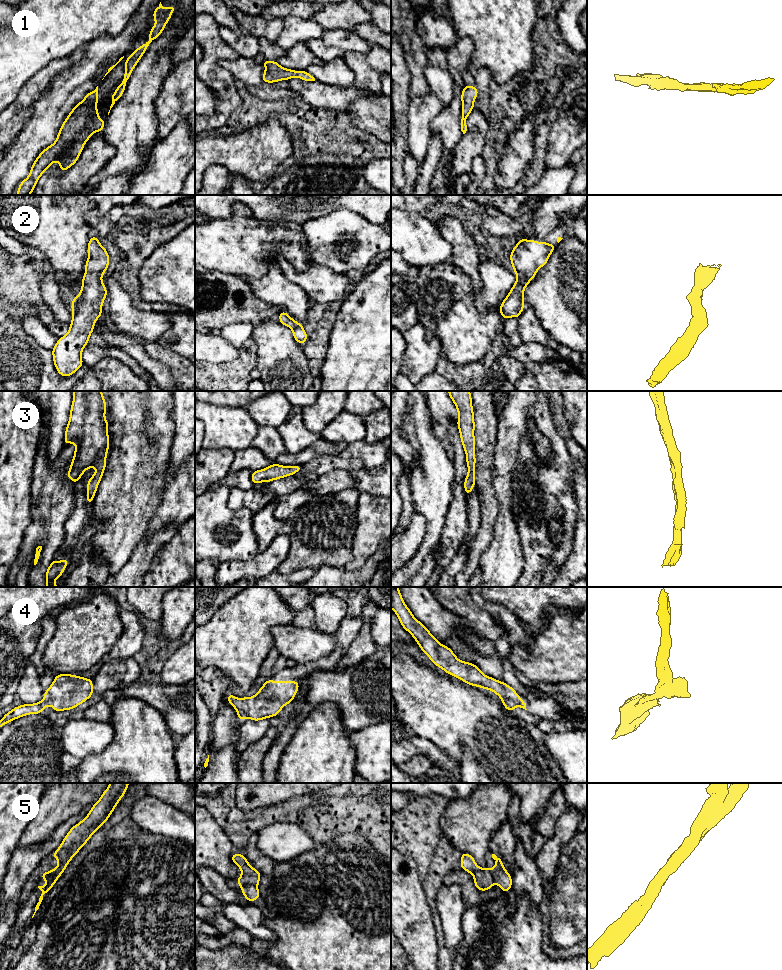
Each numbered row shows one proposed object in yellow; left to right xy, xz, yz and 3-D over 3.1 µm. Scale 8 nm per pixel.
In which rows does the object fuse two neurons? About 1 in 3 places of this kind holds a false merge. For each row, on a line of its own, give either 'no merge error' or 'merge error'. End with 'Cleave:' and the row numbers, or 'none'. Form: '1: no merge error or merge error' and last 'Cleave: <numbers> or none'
1: no merge error
2: no merge error
3: no merge error
4: no merge error
5: merge error
Cleave: 5

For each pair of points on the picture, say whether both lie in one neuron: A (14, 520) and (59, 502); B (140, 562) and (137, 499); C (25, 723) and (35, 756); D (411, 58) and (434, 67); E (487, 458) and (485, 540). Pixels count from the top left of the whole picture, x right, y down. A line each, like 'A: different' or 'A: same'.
A: different
B: different
C: same
D: different
E: same

